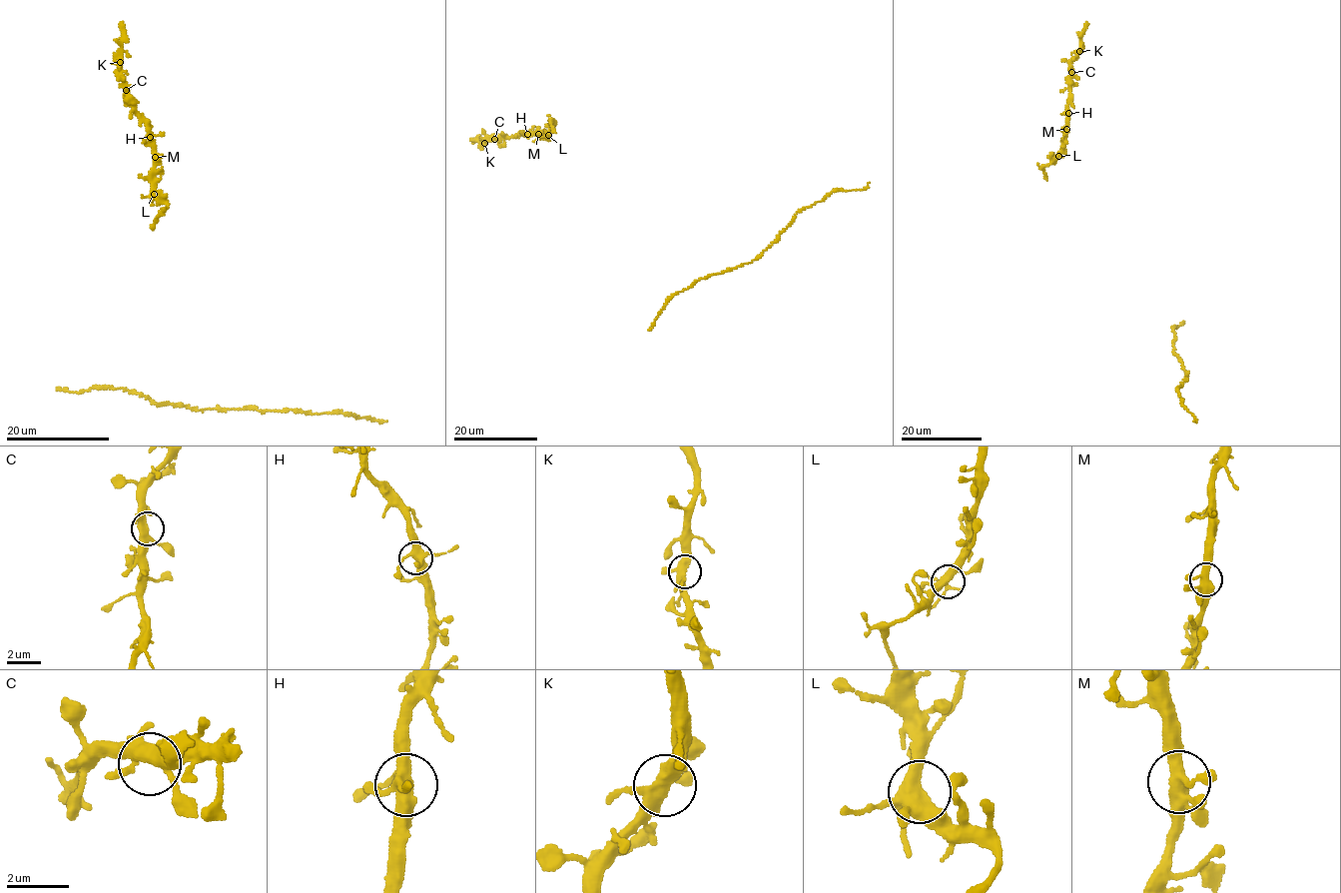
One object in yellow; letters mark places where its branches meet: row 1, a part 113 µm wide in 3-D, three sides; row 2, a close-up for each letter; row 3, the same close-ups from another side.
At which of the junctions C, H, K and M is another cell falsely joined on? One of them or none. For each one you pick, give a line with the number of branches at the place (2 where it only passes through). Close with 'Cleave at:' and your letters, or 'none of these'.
Cleave at: none of these

